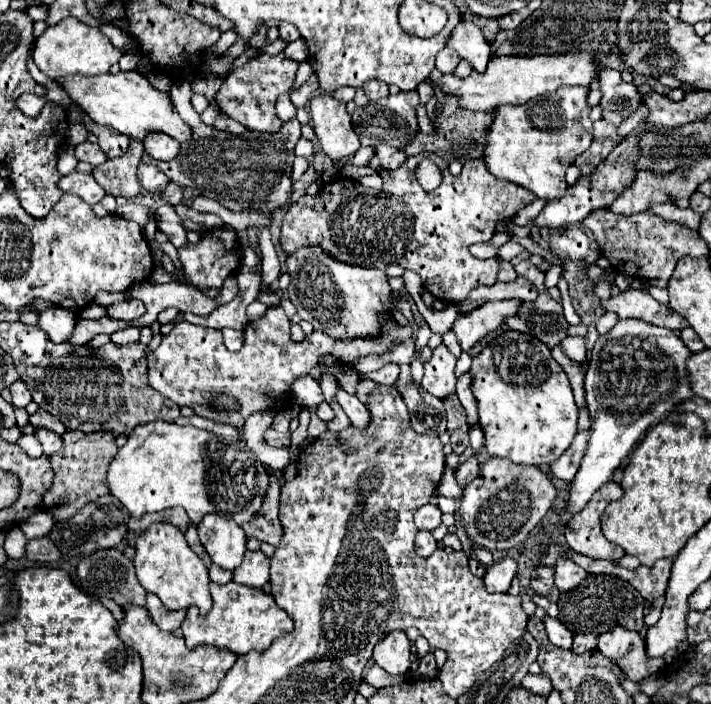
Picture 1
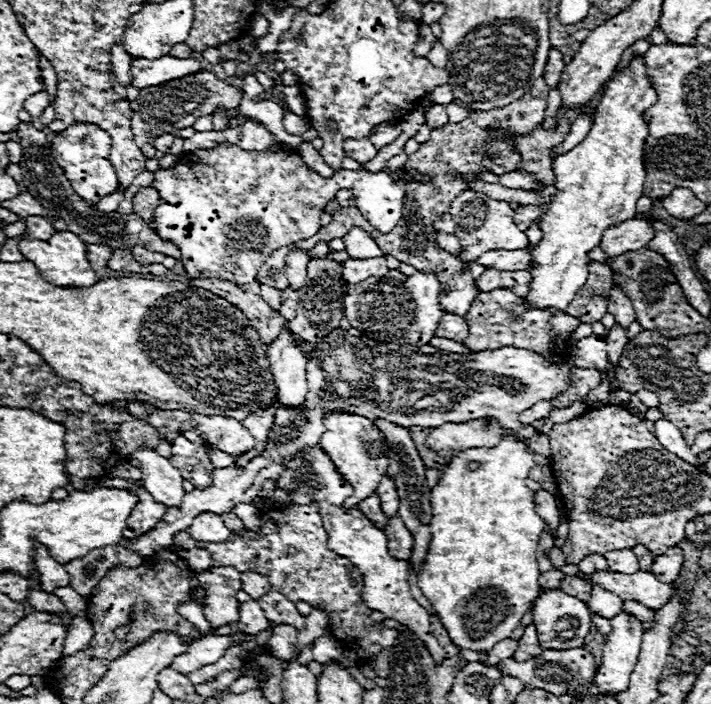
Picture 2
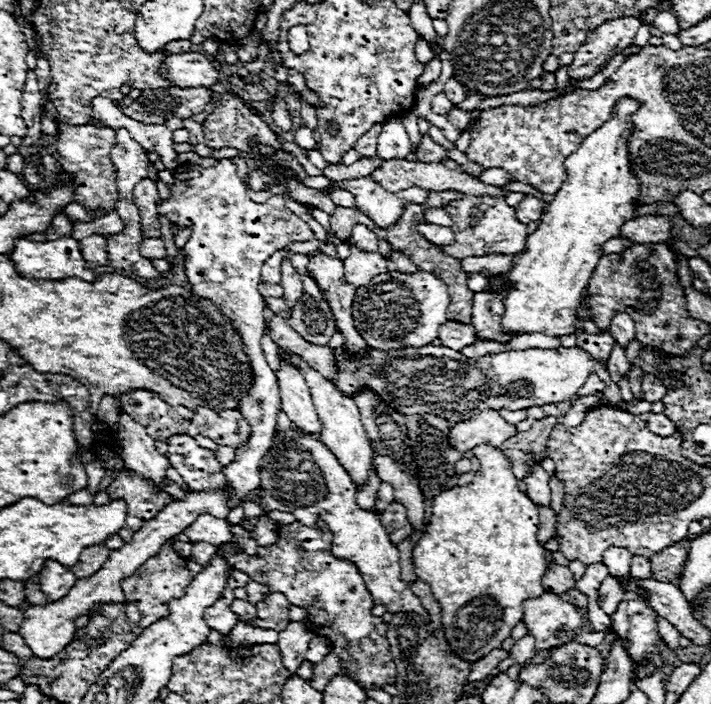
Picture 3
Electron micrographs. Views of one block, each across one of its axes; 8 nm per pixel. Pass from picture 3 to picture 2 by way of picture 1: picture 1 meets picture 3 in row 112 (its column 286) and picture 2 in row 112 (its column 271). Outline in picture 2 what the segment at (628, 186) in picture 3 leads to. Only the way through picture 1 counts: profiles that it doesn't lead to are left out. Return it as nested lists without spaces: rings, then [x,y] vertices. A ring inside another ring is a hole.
[[[634,56],[634,60],[616,72],[604,86],[604,96],[600,104],[596,106],[594,112],[594,124],[588,132],[588,136],[574,146],[570,152],[560,154],[554,158],[552,170],[556,176],[556,194],[554,200],[548,204],[544,216],[540,218],[540,230],[544,232],[540,244],[532,250],[532,290],[526,302],[532,308],[548,308],[556,306],[562,312],[566,312],[566,306],[574,300],[574,294],[578,292],[580,286],[586,284],[588,280],[588,270],[586,266],[590,260],[586,254],[594,248],[600,246],[602,234],[608,226],[620,224],[624,220],[630,220],[636,216],[636,202],[642,198],[644,190],[644,178],[646,178],[646,168],[644,168],[644,142],[648,138],[648,122],[644,120],[644,112],[656,104],[658,94],[646,74],[646,64],[642,56]]]

